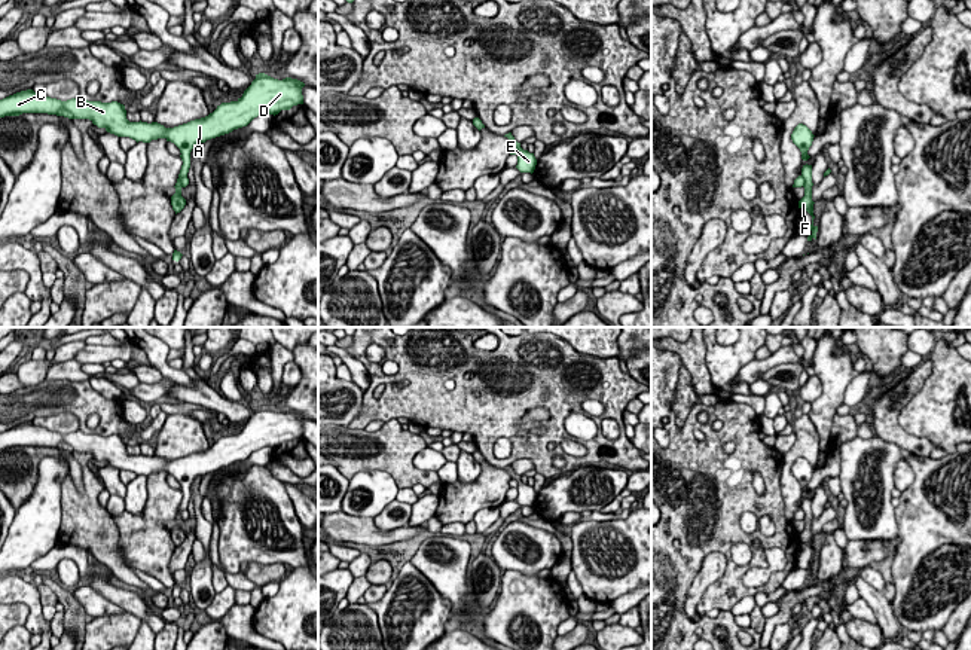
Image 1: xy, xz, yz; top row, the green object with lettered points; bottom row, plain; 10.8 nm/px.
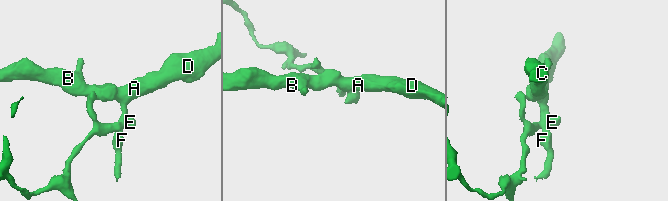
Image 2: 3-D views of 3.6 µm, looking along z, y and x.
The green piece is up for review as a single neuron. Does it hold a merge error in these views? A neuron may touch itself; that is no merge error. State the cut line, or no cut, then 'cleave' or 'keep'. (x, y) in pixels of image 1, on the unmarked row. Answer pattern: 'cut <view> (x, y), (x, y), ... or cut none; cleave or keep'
cut xy (186, 509), (180, 513), (182, 519); cleave

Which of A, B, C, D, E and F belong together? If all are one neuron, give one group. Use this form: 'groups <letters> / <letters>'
groups A B C D F / E

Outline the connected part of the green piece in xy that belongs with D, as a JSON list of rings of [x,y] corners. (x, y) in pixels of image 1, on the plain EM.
[[[265,406],[256,408],[256,412],[236,434],[222,436],[205,451],[187,457],[165,461],[158,455],[129,455],[125,439],[112,434],[88,434],[80,430],[61,434],[34,425],[33,422],[21,424],[0,433],[0,451],[19,449],[22,446],[48,446],[68,452],[89,452],[98,461],[117,470],[150,476],[152,473],[165,472],[180,482],[183,494],[175,527],[171,530],[172,543],[180,546],[186,532],[181,530],[183,510],[187,510],[190,501],[190,485],[198,476],[225,469],[233,463],[247,460],[254,451],[262,448],[278,448],[281,443],[290,443],[293,439],[303,437],[303,415],[291,411],[283,414],[274,412]]]

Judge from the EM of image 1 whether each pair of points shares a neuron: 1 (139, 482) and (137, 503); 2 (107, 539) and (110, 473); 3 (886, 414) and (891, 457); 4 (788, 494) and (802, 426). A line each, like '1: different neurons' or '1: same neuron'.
1: same neuron
2: different neurons
3: different neurons
4: same neuron

